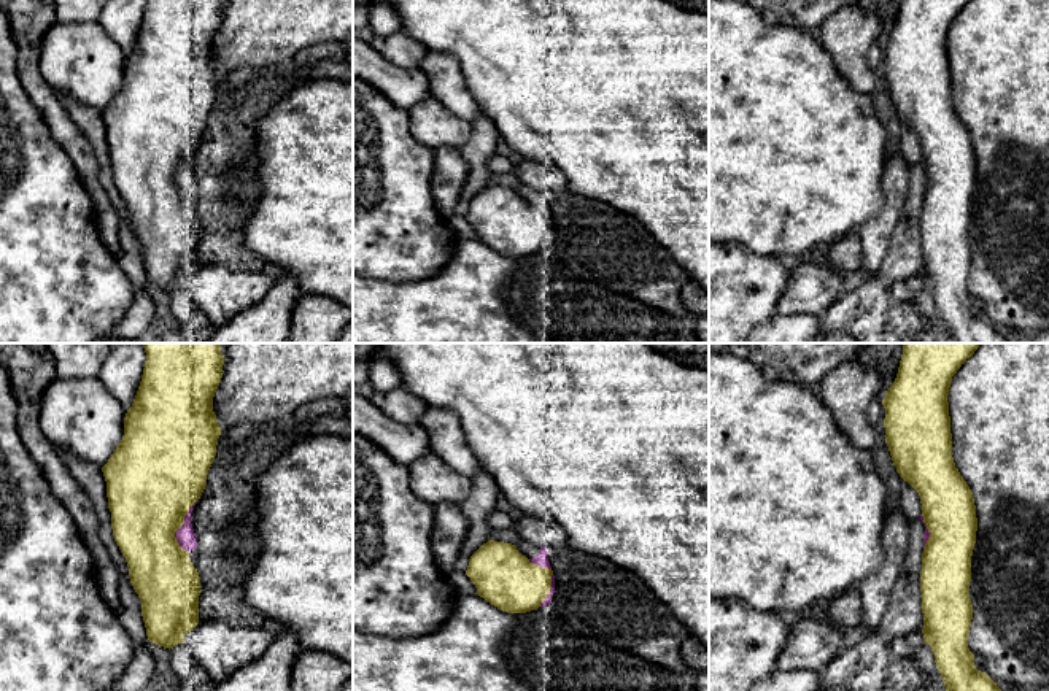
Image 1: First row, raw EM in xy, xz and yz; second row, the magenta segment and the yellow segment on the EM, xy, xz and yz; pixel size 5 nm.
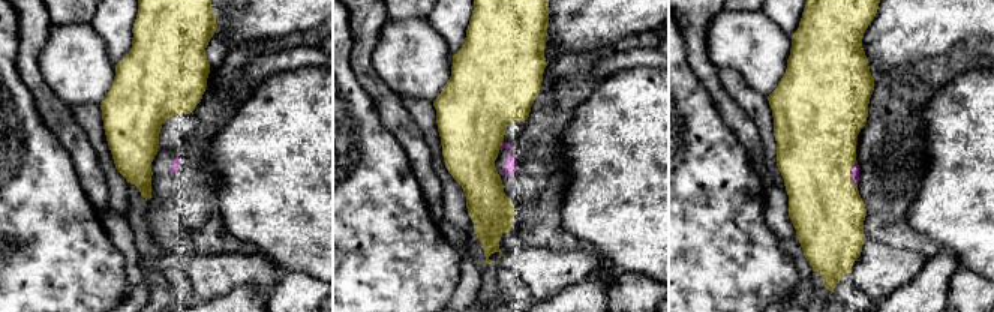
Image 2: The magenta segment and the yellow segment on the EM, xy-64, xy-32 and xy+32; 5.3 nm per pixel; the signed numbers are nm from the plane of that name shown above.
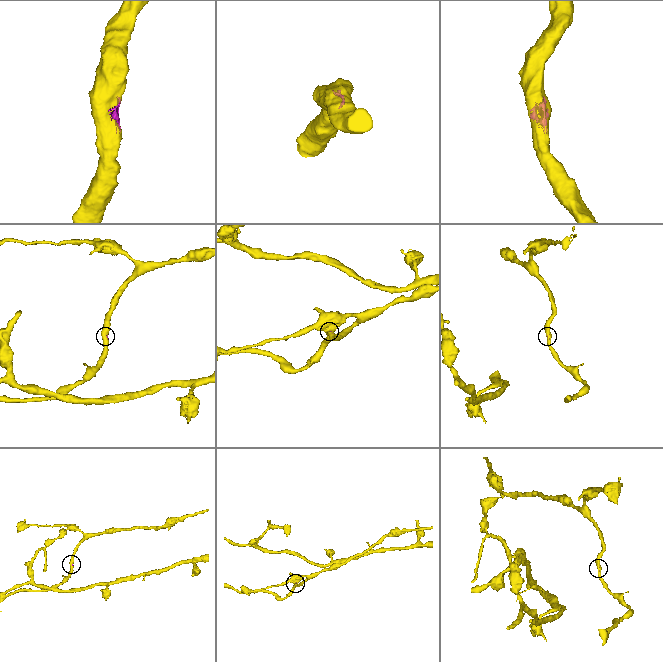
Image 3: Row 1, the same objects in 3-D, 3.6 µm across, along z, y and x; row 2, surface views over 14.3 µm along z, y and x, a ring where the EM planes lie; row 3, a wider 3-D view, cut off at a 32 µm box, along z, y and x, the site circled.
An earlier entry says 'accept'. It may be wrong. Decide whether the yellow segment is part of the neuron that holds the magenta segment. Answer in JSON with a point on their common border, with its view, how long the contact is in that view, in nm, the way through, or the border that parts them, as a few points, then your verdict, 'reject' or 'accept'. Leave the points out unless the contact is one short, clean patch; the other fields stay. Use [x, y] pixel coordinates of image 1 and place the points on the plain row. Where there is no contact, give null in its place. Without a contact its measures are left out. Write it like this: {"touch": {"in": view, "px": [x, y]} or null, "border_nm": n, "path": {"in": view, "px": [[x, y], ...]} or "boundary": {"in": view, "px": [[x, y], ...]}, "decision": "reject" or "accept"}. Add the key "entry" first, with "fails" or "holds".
{"entry": "holds", "touch": {"in": "xy", "px": [180, 172]}, "border_nm": 260, "decision": "accept"}

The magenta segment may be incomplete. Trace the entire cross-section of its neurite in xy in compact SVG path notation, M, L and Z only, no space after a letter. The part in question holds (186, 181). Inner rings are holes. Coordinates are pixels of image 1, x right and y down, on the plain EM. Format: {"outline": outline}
{"outline": "M146 0L141 25L124 62L124 79L102 111L114 186L141 246L148 284L173 292L199 268L200 221L189 203L197 192L191 168L221 79L213 41L224 0Z"}

